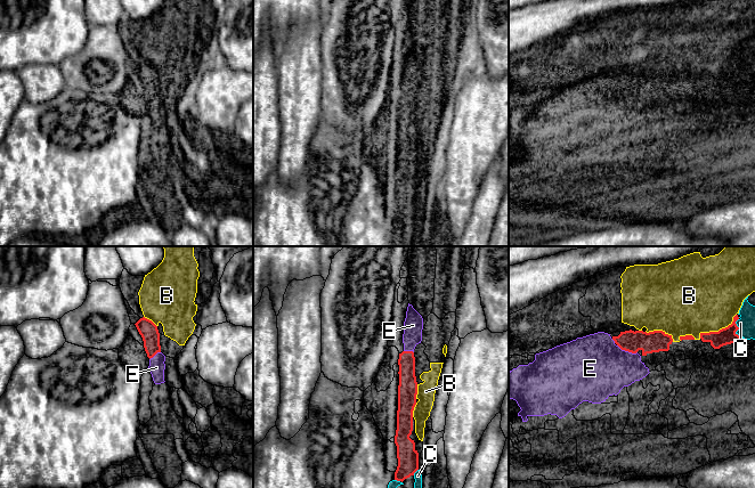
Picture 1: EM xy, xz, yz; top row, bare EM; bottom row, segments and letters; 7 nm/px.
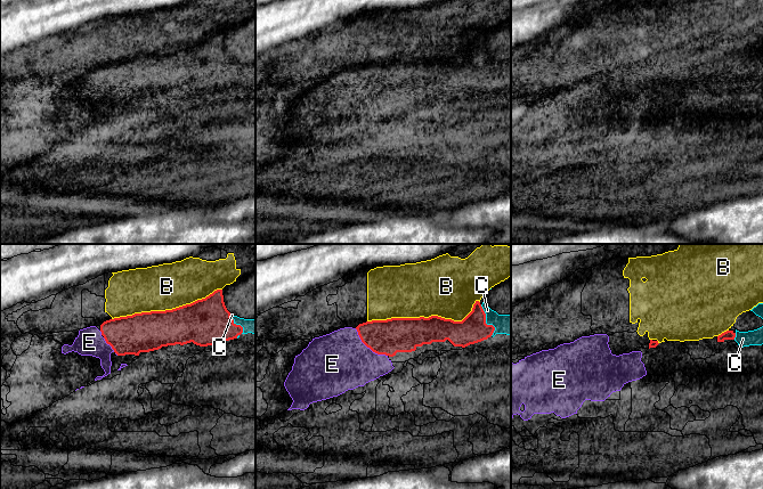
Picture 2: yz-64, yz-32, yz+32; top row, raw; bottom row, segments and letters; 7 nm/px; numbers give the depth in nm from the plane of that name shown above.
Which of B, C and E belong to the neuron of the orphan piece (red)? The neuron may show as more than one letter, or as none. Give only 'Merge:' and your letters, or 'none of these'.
Merge: C, E

